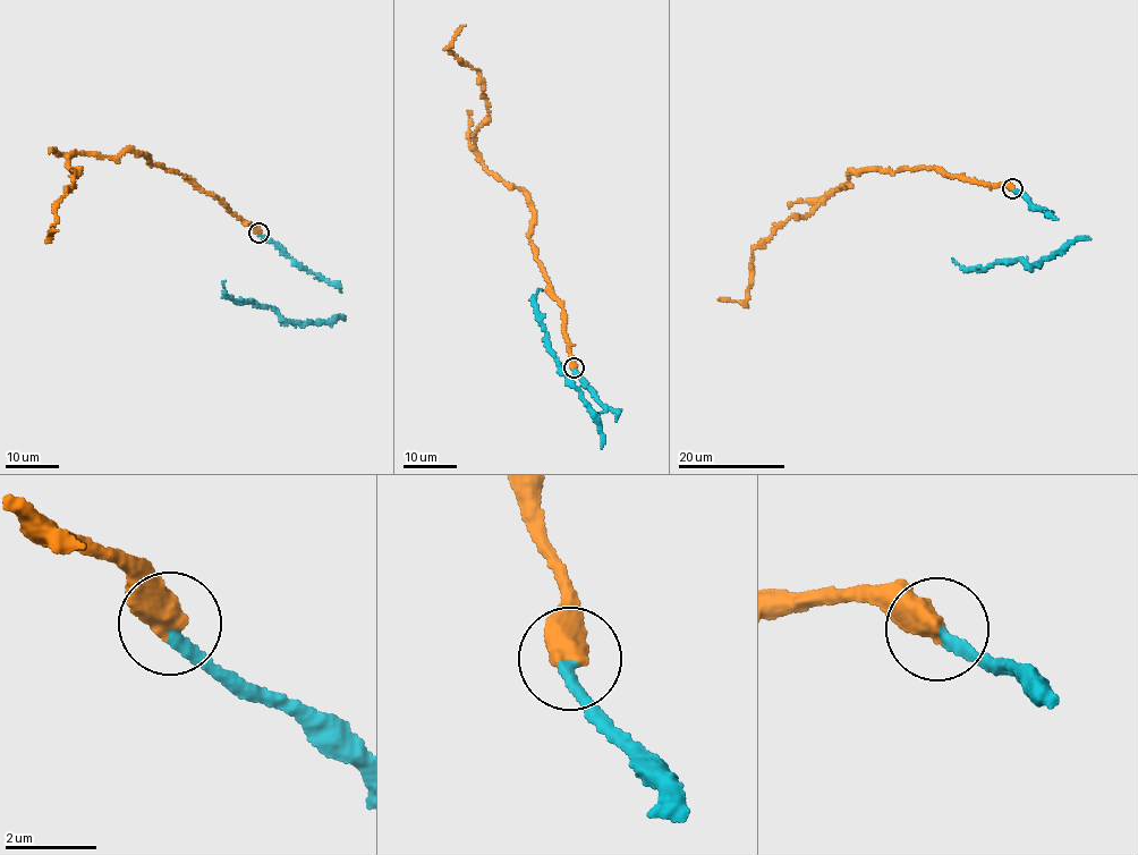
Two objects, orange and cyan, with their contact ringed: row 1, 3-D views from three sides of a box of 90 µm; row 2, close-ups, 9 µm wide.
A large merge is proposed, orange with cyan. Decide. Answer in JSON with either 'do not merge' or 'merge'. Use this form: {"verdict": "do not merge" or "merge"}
{"verdict": "merge"}

